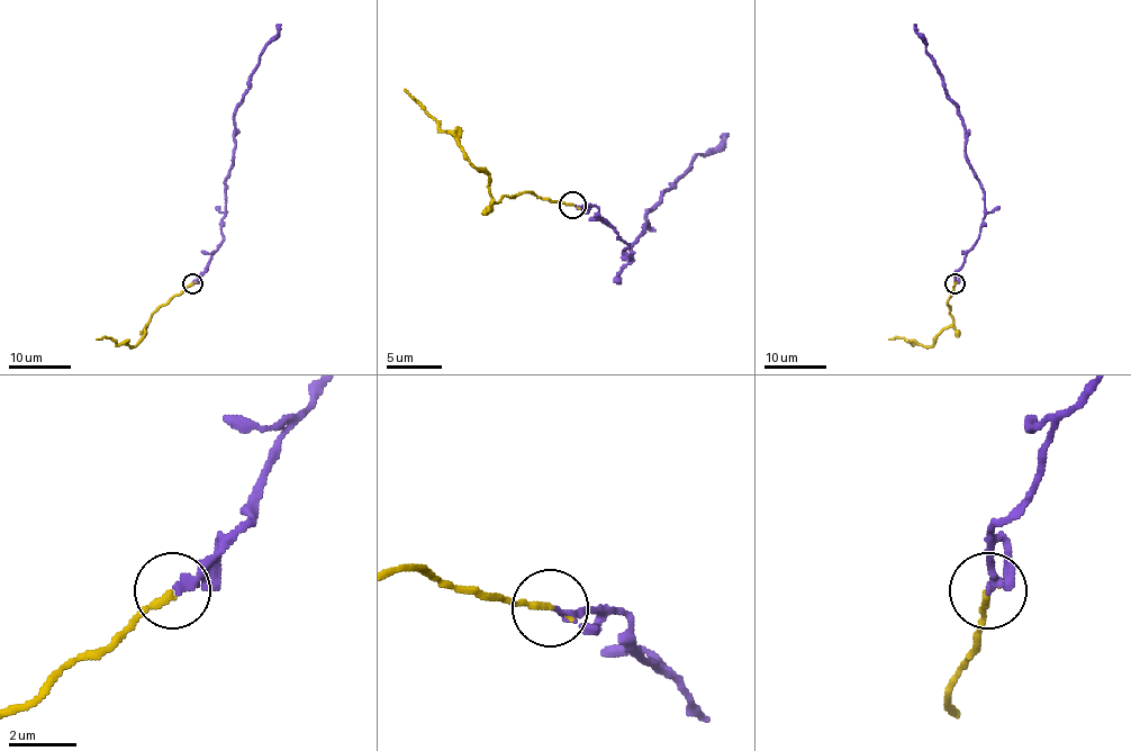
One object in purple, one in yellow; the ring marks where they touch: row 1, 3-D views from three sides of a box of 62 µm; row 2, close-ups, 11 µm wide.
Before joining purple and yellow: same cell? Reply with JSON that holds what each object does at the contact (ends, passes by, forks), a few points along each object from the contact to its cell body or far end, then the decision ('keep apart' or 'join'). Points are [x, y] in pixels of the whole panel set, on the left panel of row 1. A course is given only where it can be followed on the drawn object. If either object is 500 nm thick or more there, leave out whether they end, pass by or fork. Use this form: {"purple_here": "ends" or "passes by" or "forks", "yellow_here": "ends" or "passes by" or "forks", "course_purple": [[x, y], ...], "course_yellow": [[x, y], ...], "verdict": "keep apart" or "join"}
{"purple_here": "passes by", "yellow_here": "ends", "course_purple": [[191, 282], [223, 241], [225, 181], [234, 155], [235, 107], [261, 52], [281, 24]], "course_yellow": [[191, 282], [162, 305], [134, 346], [118, 344], [110, 337], [96, 338]], "verdict": "join"}

